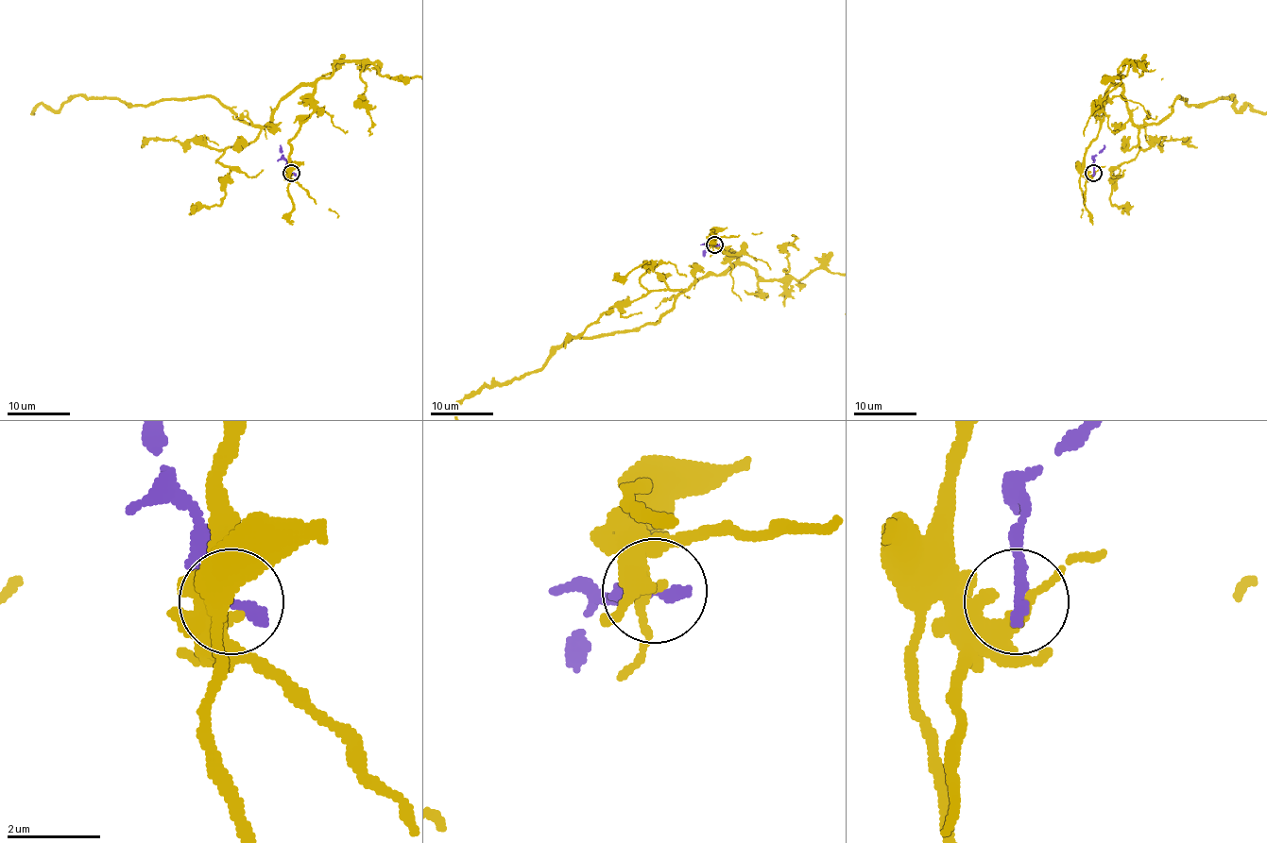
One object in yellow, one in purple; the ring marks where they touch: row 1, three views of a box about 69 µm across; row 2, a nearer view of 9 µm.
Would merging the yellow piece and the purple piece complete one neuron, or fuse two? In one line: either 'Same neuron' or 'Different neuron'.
Different neuron

